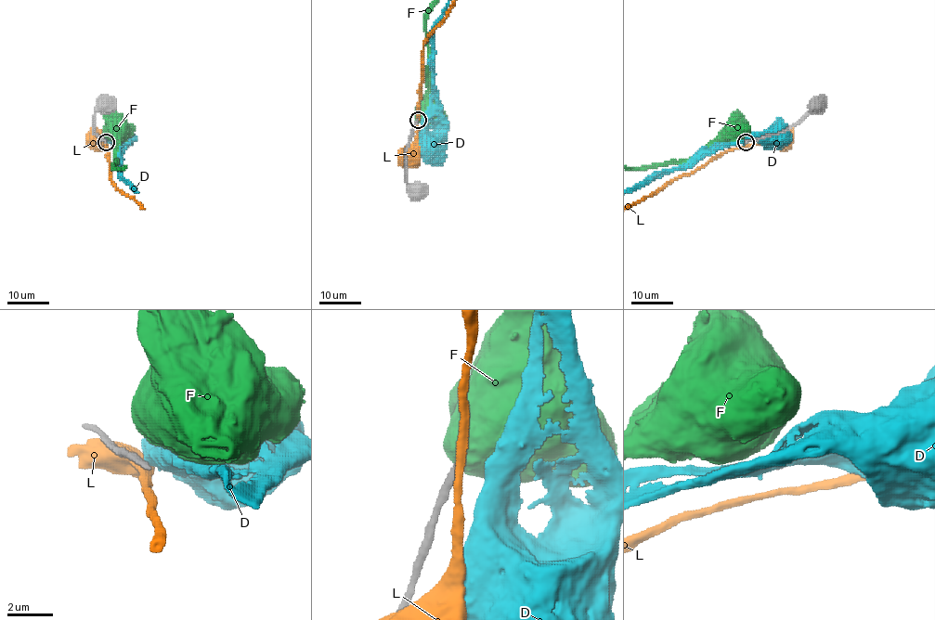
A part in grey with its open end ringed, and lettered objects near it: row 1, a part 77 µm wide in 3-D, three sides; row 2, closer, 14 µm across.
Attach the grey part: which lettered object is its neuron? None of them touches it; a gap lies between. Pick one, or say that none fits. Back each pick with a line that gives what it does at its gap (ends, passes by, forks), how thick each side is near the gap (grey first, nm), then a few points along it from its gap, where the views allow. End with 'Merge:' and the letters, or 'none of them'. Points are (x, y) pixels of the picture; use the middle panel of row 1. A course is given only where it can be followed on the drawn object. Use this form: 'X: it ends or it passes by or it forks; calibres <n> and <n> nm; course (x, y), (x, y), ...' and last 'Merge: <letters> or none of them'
Merge: none of them

